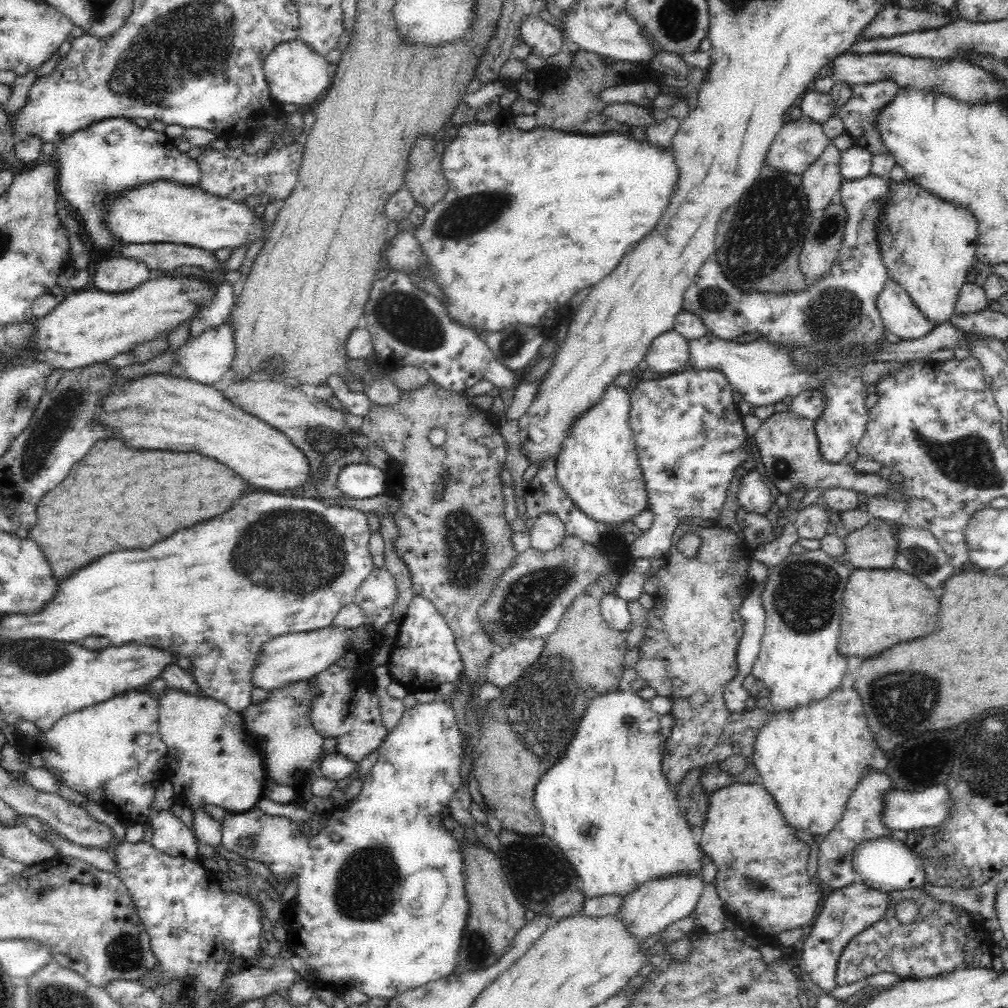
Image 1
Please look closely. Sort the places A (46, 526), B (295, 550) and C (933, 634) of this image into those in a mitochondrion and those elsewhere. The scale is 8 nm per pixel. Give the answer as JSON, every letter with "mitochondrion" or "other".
{"A":"other","B":"mitochondrion","C":"other"}

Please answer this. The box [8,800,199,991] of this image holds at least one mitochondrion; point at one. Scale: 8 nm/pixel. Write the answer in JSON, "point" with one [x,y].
{"point":[124,953]}

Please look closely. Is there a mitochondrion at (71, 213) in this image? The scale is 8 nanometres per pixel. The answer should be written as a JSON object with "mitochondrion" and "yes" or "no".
{"mitochondrion":"no"}

